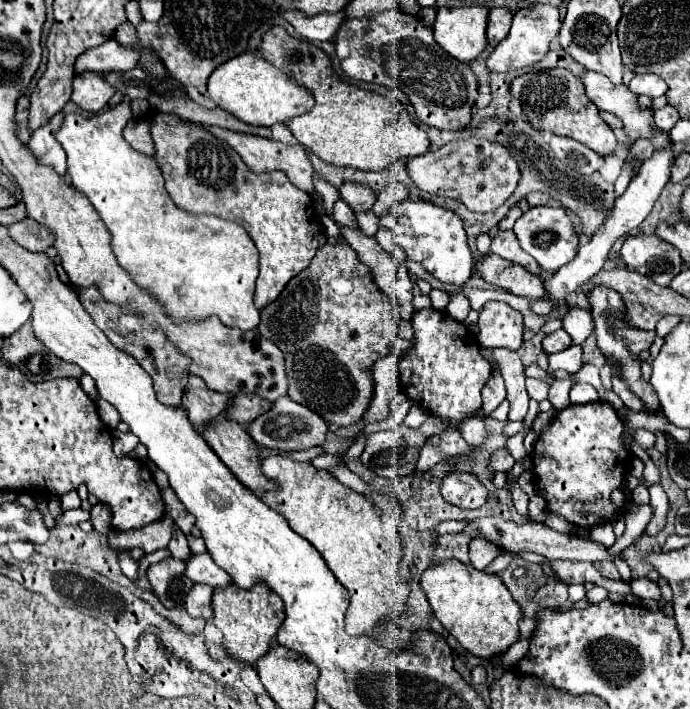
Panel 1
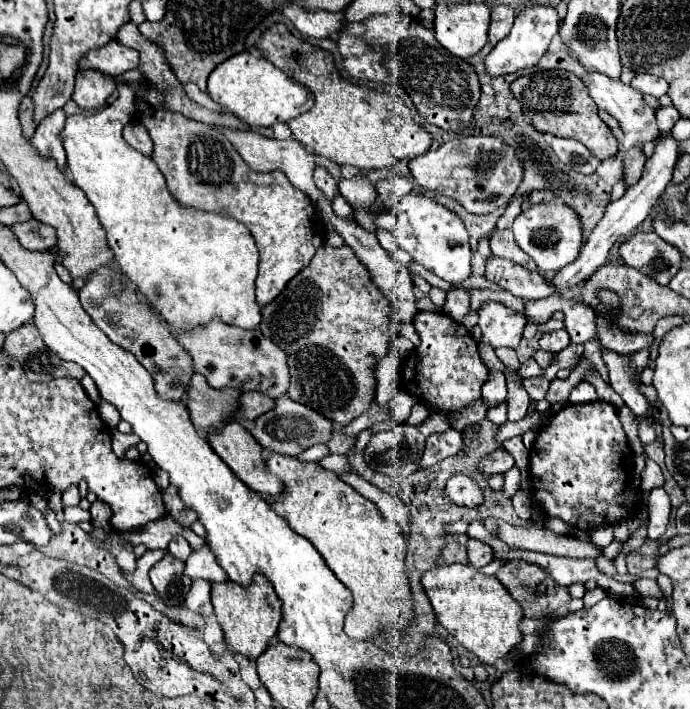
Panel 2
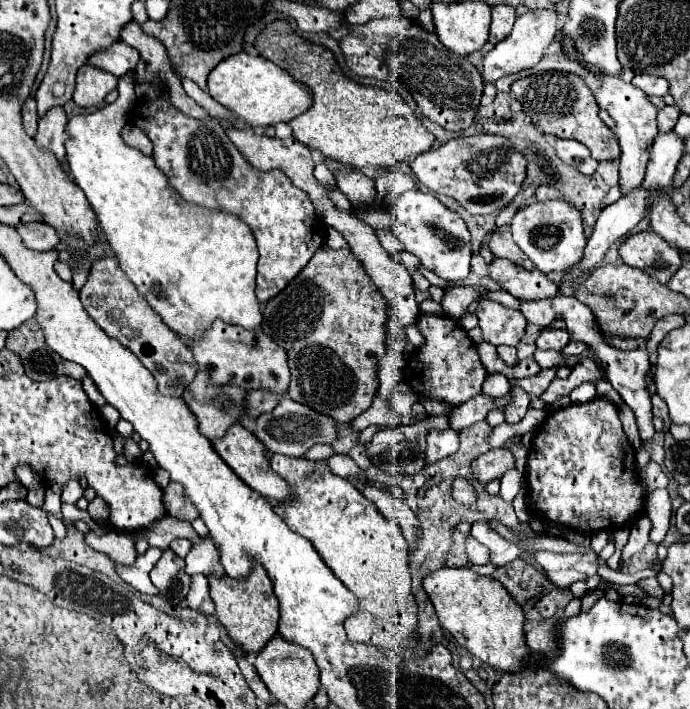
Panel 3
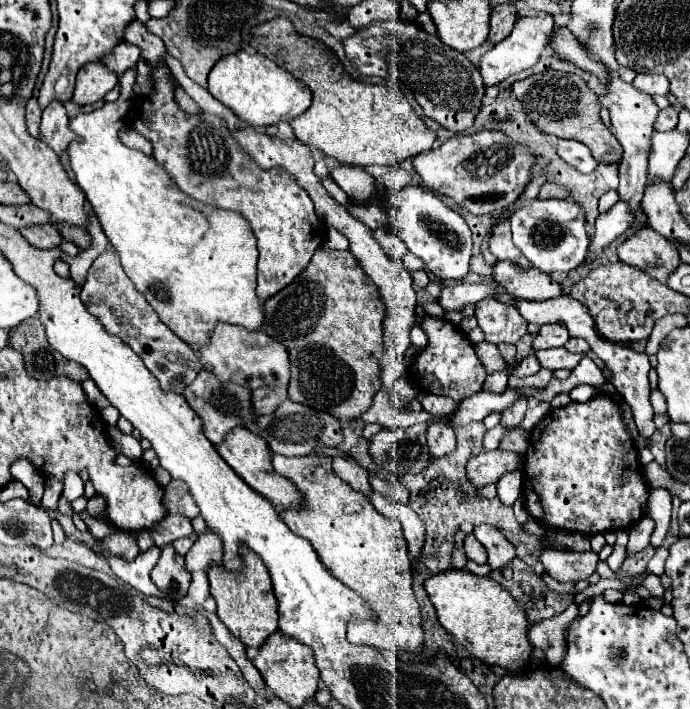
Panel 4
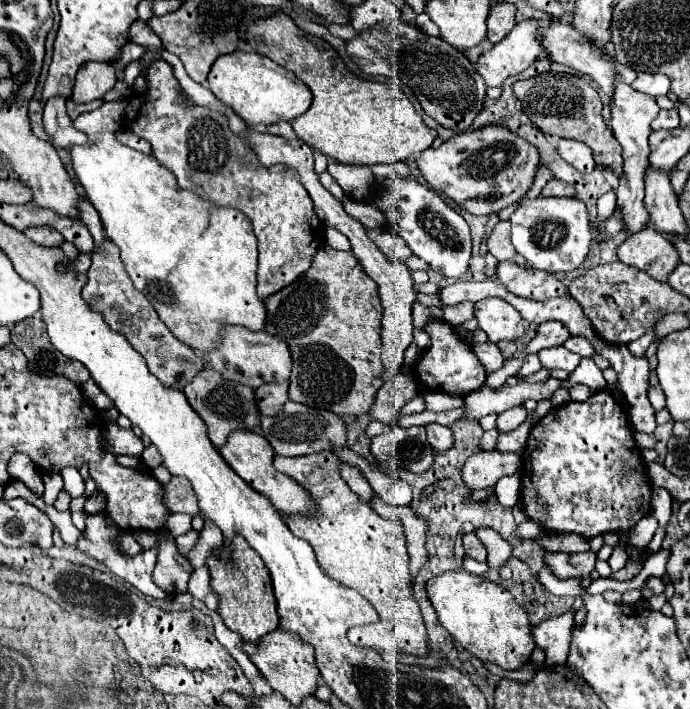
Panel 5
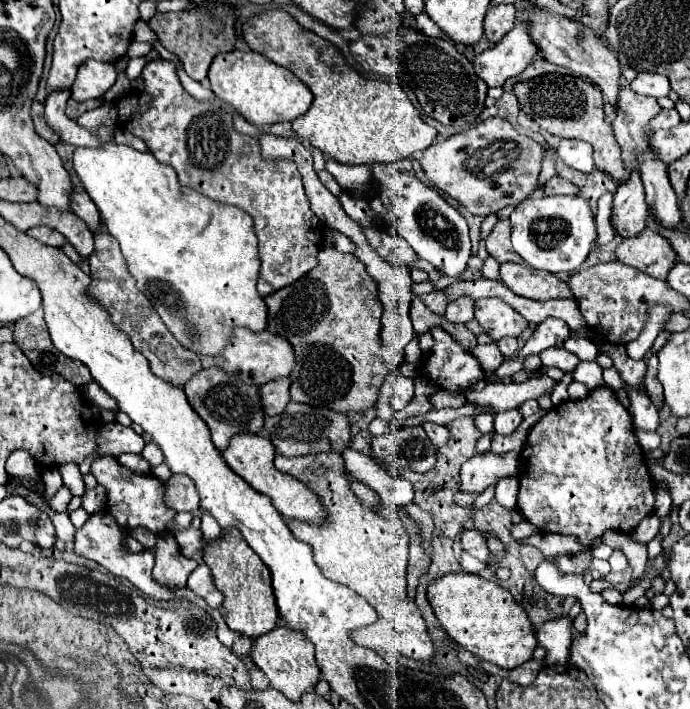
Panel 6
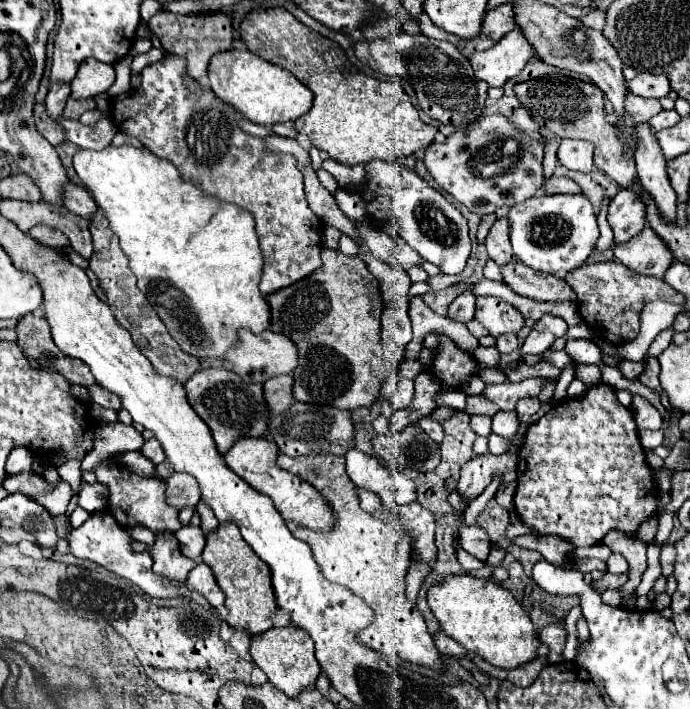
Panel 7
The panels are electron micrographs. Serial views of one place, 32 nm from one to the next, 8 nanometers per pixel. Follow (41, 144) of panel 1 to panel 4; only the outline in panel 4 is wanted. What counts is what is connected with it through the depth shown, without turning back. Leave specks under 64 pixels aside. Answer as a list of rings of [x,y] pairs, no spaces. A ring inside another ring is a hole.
[[[52,102],[44,114],[42,114],[42,122],[40,122],[40,140],[44,144],[48,144],[54,152],[58,152],[58,156],[66,150],[66,146],[76,140],[76,136],[72,134],[72,130],[68,128],[68,116],[64,110],[62,102]]]

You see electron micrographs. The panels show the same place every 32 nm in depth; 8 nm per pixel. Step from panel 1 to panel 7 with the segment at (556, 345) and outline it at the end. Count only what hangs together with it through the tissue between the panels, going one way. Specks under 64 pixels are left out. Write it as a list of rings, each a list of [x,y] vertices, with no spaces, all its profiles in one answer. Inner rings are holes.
[[[544,316],[538,320],[530,332],[530,336],[524,340],[524,346],[520,348],[520,356],[526,354],[542,354],[548,350],[556,338],[562,338],[568,332],[568,324],[558,316]]]

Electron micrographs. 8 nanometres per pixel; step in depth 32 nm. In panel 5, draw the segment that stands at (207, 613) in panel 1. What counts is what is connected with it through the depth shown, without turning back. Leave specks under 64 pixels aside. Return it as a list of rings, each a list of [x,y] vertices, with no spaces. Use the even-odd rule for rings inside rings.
[[[200,568],[192,572],[190,584],[188,584],[188,594],[200,602],[204,602],[210,610],[218,608],[218,596],[210,588],[210,574],[208,568]]]

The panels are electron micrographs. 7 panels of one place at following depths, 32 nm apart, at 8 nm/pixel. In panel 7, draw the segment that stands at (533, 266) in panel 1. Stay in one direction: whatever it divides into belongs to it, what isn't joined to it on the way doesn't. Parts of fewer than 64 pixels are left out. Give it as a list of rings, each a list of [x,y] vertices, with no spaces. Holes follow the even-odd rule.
[[[498,218],[490,230],[490,234],[486,236],[486,250],[488,256],[492,260],[496,260],[496,264],[504,266],[508,262],[514,260],[512,256],[512,246],[510,246],[510,232],[508,232],[510,224],[506,218]]]

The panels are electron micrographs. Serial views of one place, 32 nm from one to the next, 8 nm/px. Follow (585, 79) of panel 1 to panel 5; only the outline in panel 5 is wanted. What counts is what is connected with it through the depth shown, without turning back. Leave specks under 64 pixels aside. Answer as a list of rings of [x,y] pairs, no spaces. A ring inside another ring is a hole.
[[[616,80],[614,84],[614,94],[610,98],[610,110],[612,110],[612,120],[610,128],[624,148],[624,164],[622,164],[622,176],[620,176],[620,186],[616,190],[618,204],[624,208],[624,220],[626,220],[626,230],[628,232],[638,232],[648,224],[648,212],[644,210],[642,198],[644,198],[644,172],[648,168],[648,154],[650,154],[650,144],[648,136],[652,132],[650,124],[658,116],[660,108],[652,96],[644,96],[642,92],[636,92],[630,84]]]

